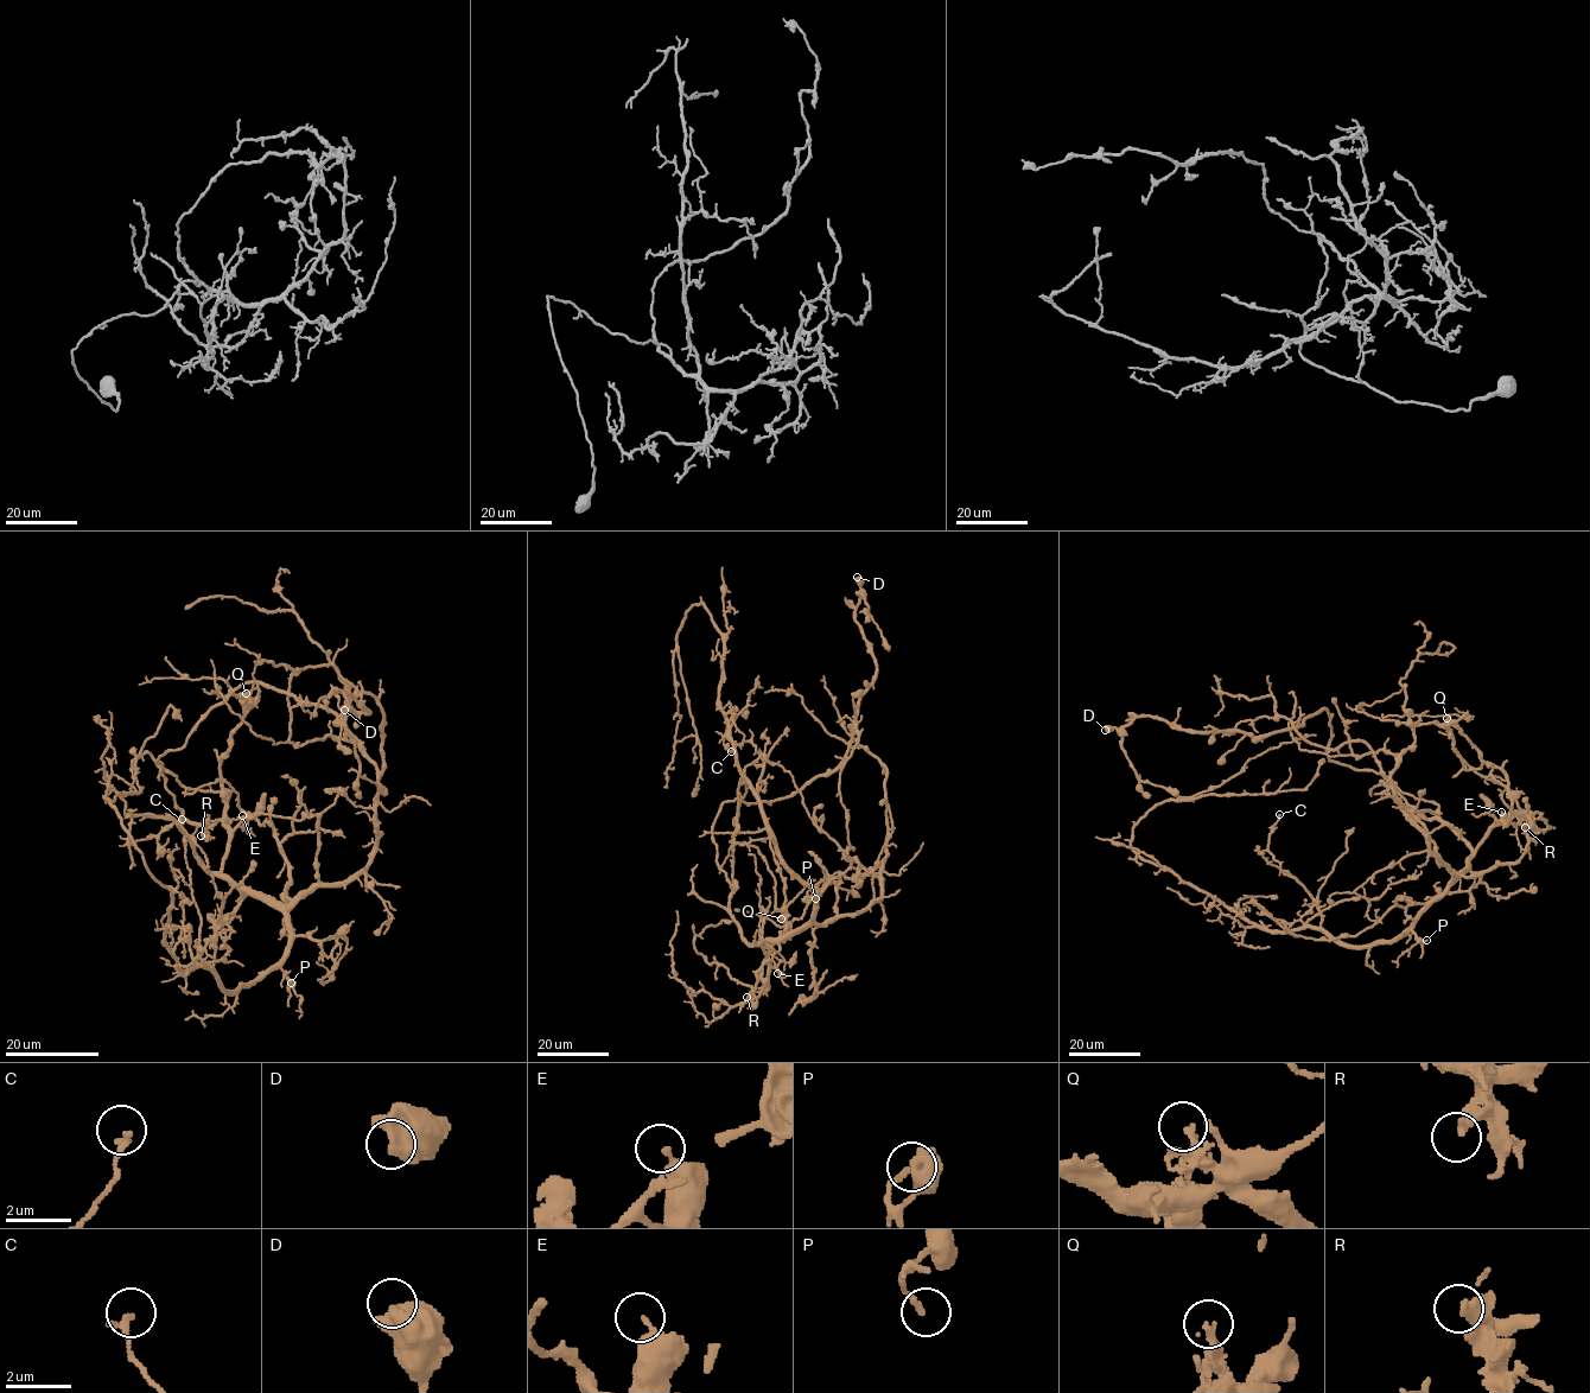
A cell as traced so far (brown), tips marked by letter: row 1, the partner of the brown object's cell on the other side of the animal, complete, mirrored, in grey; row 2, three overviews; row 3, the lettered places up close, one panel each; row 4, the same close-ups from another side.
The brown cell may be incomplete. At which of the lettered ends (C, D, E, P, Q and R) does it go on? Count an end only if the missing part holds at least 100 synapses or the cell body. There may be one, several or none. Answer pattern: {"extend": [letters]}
{"extend": []}

